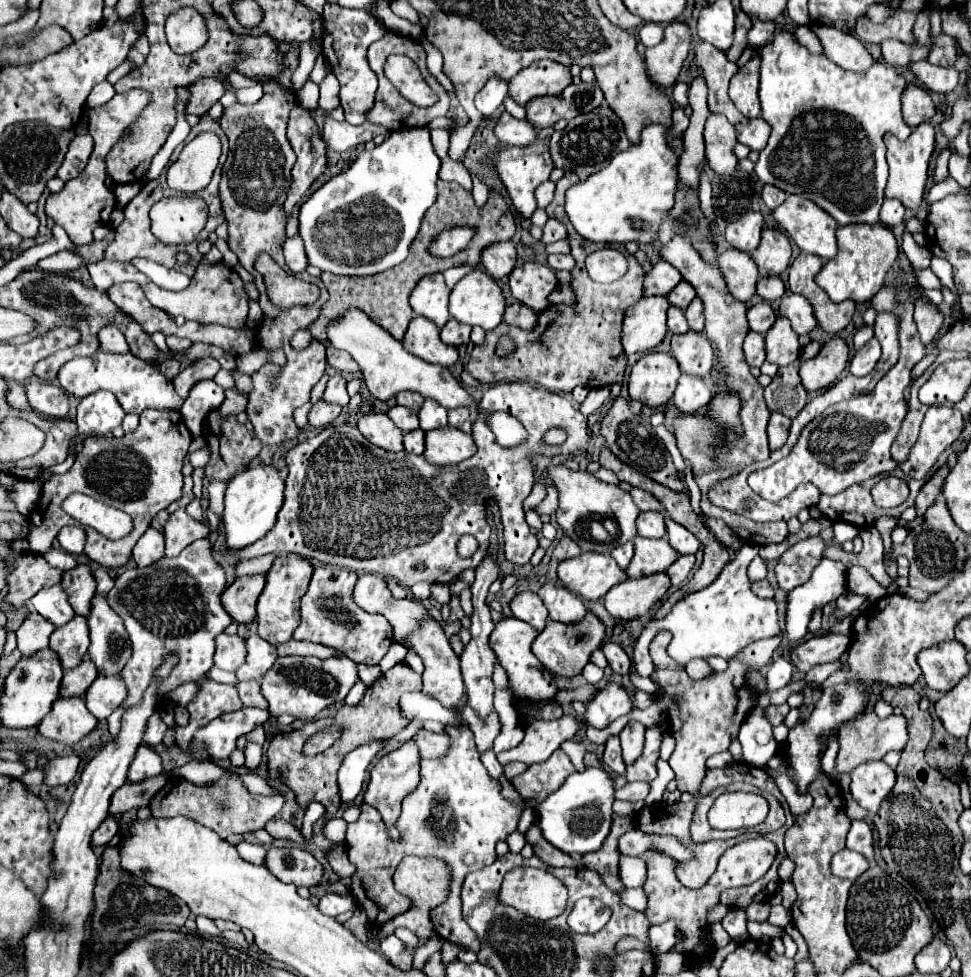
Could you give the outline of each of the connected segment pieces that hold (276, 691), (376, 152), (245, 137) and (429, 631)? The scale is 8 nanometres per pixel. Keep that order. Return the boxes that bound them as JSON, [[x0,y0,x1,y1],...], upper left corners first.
[[261,657,357,721],[299,127,441,277],[219,79,295,301],[353,575,463,711]]

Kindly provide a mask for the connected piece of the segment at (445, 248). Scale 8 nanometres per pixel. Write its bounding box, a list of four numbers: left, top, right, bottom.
[429,227,475,257]

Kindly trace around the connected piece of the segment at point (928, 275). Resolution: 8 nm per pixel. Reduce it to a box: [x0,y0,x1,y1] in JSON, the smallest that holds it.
[915,268,943,289]

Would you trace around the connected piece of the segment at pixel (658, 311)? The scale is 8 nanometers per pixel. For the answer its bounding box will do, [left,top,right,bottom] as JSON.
[623,297,669,353]

